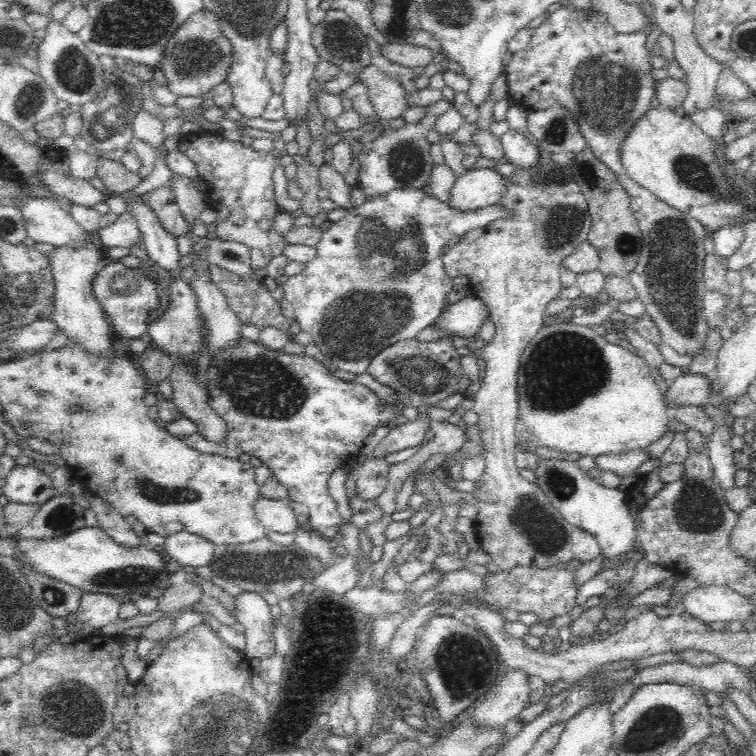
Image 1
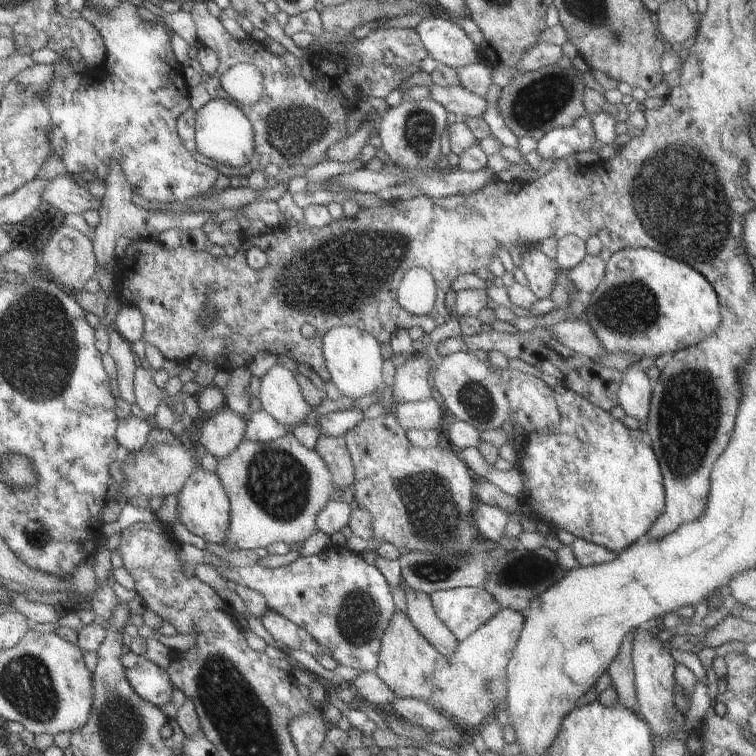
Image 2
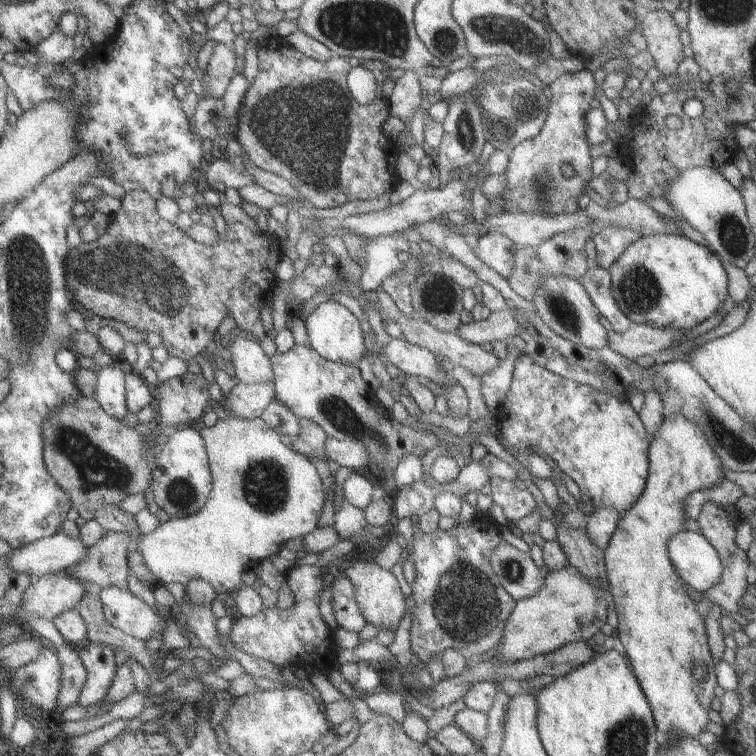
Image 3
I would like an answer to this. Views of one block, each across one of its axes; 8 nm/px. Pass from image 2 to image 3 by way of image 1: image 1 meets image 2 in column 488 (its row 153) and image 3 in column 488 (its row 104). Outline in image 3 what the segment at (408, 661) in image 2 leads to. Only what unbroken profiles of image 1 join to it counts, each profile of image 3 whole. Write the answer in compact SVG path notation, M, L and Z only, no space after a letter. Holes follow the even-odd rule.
M565 565L556 571L545 572L543 584L531 596L516 600L505 619L501 641L487 654L503 663L515 663L575 641L587 641L605 623L607 595L586 581L578 572Z

